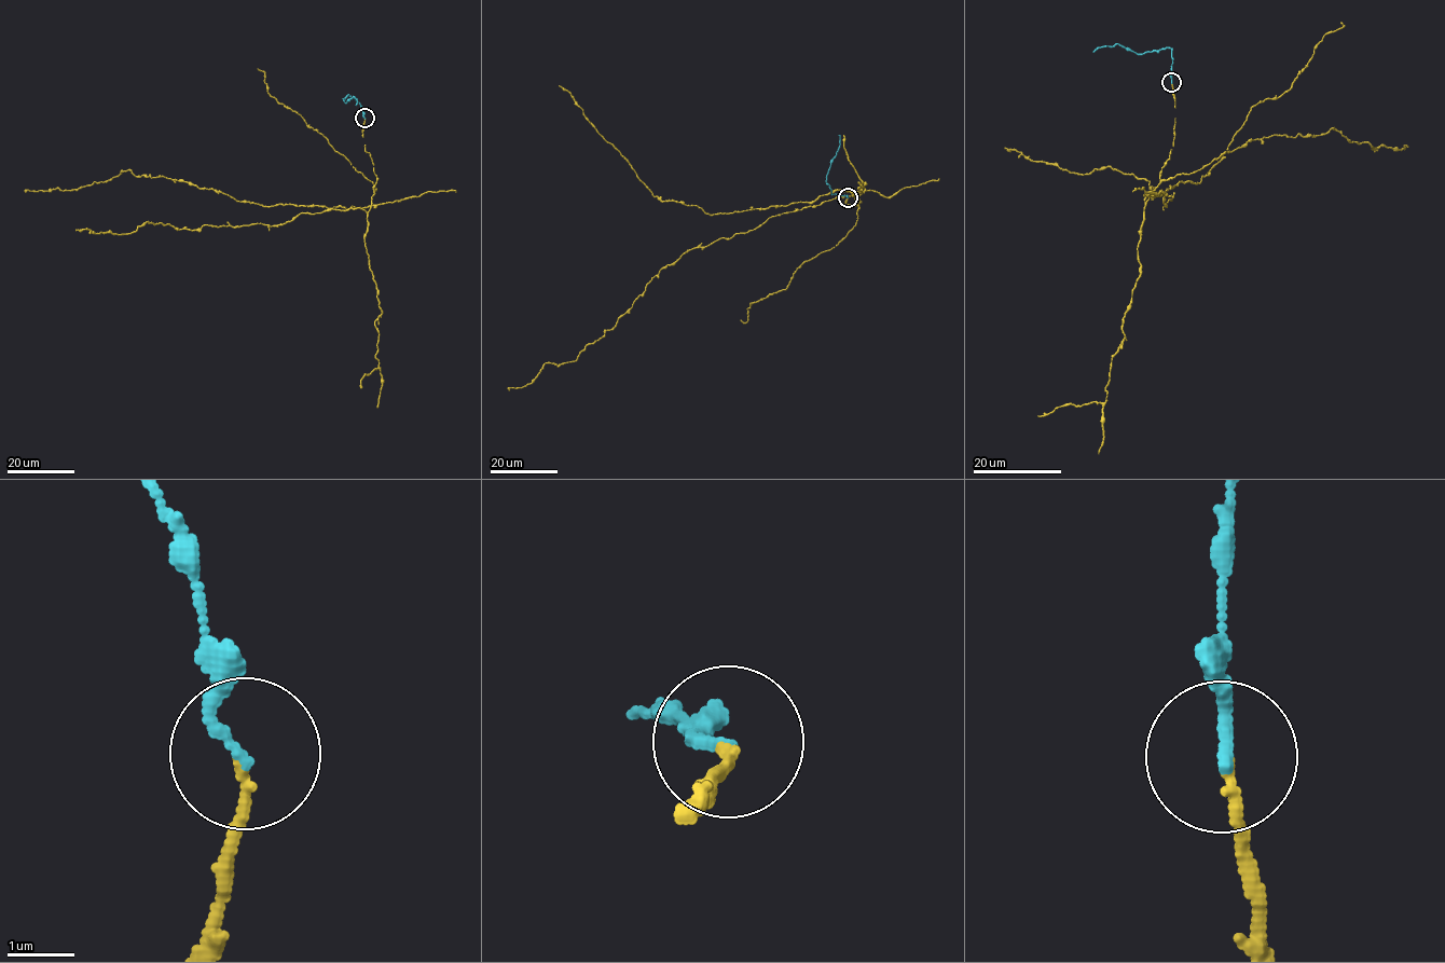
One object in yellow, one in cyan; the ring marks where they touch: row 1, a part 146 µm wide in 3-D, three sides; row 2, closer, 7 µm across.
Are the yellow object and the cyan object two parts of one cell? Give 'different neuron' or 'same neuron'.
same neuron

